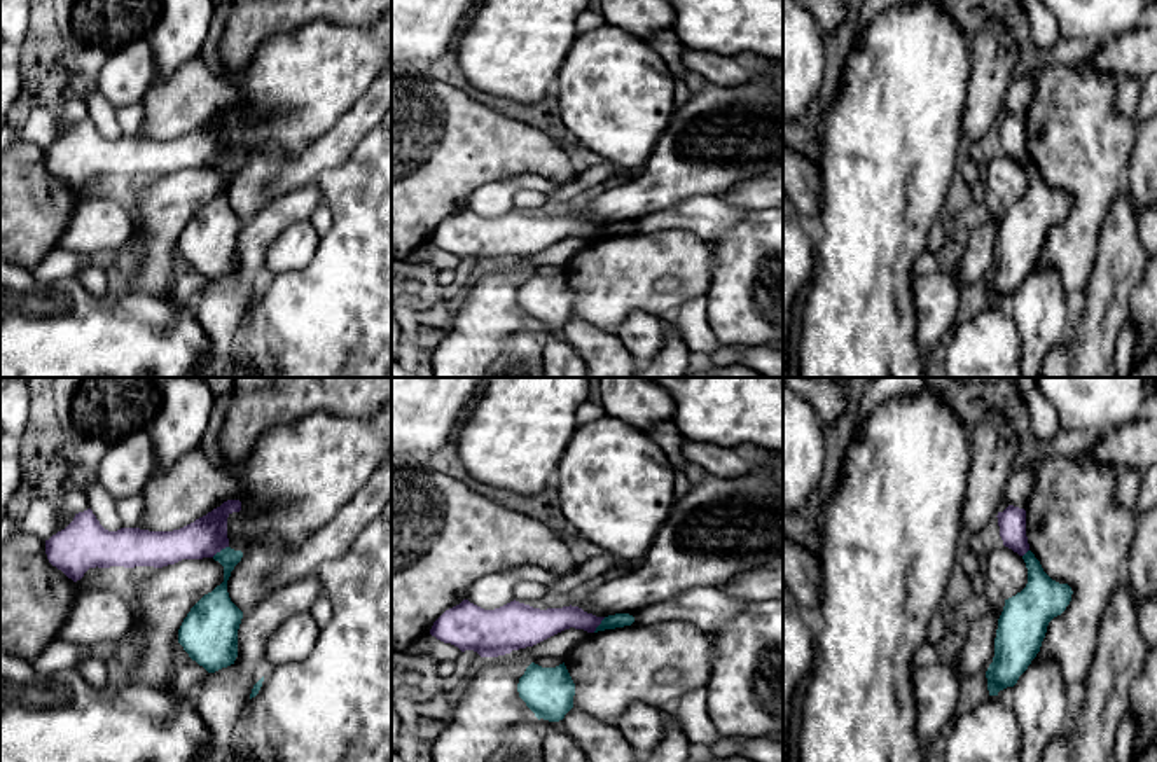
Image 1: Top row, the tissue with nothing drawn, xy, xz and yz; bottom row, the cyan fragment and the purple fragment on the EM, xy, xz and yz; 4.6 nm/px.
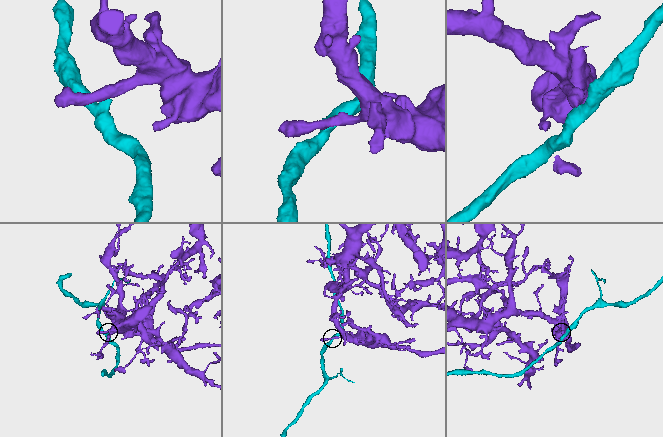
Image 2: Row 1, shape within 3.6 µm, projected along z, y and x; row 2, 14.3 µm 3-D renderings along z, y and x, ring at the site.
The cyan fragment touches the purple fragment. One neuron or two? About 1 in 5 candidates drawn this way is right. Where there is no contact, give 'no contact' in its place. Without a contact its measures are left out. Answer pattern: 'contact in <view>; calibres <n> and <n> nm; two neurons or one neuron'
contact in xy; calibres 140 and 180 nm; two neurons

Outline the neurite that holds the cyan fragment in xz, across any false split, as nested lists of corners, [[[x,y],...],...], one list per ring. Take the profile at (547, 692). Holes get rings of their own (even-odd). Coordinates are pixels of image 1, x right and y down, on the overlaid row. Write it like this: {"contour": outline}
{"contour": [[[531,662],[517,683],[519,697],[540,720],[559,722],[573,708],[575,683],[565,666]]]}

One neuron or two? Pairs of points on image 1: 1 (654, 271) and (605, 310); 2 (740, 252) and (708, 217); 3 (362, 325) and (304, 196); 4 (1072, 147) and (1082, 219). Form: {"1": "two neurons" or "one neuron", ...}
{"1": "one neuron", "2": "two neurons", "3": "two neurons", "4": "one neuron"}

